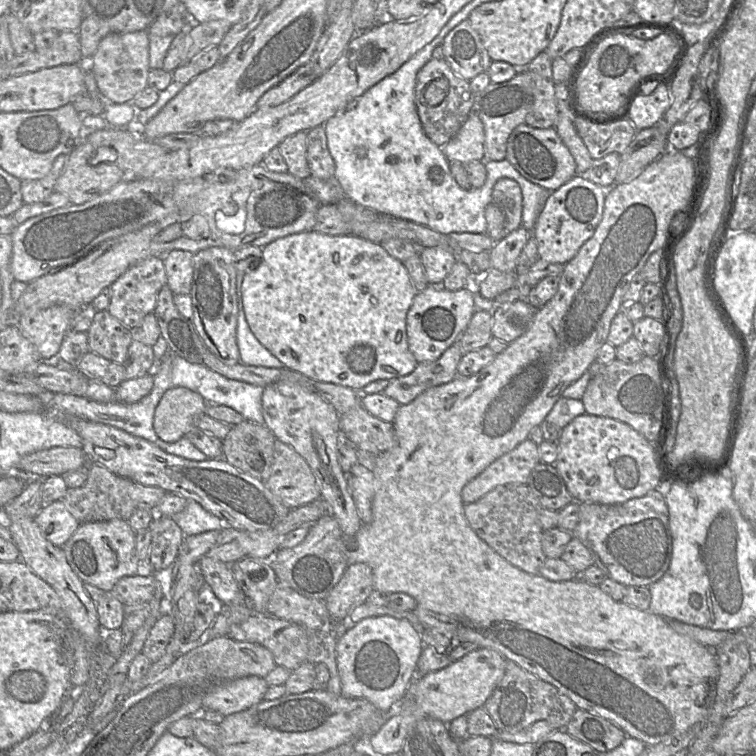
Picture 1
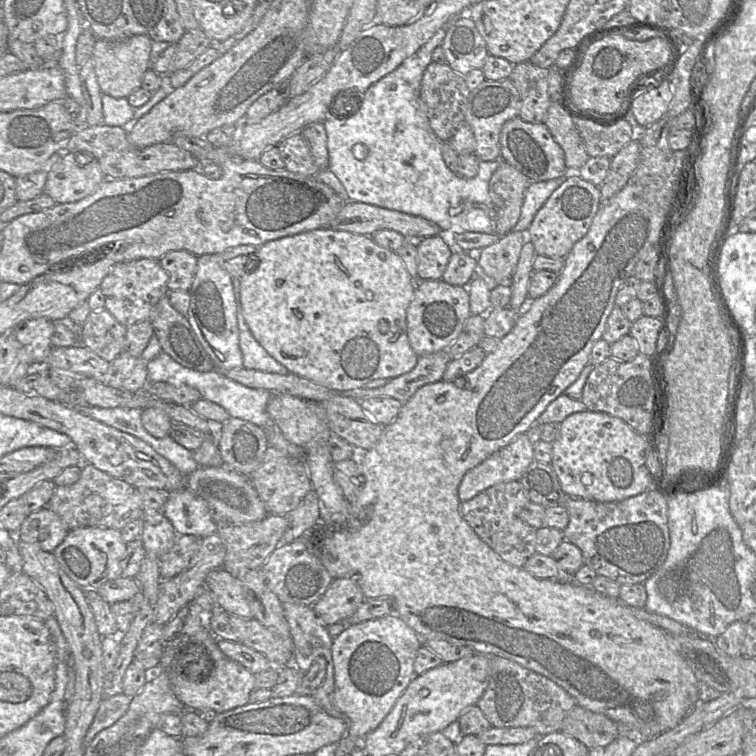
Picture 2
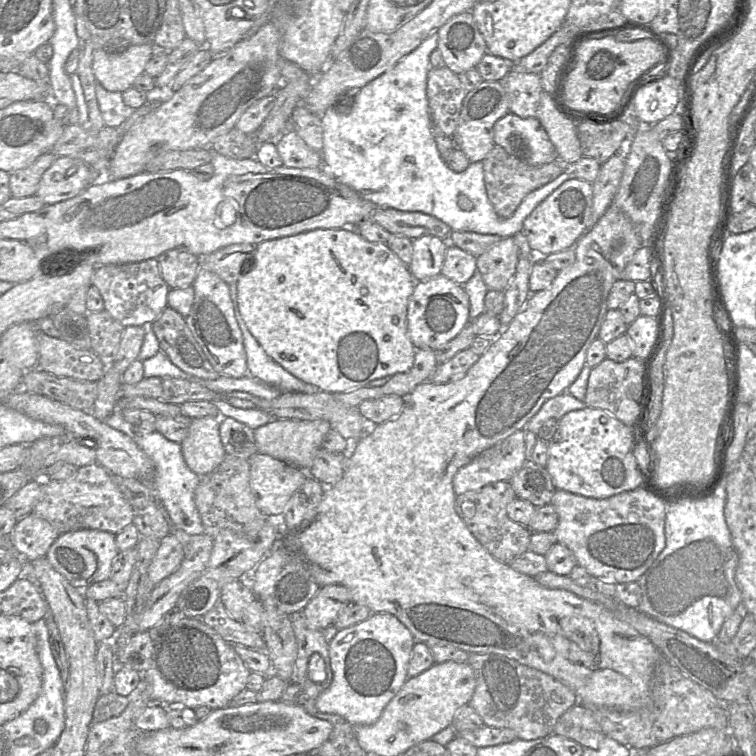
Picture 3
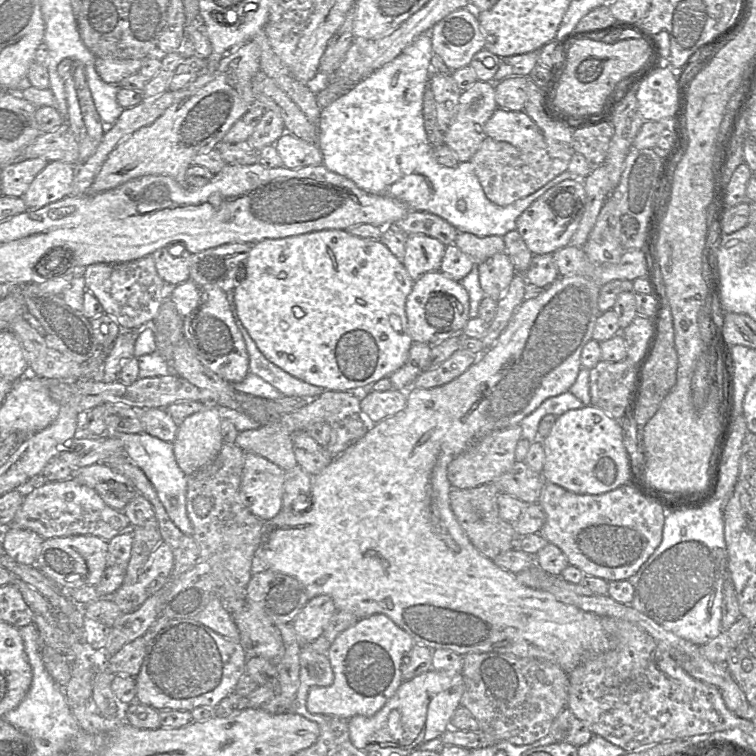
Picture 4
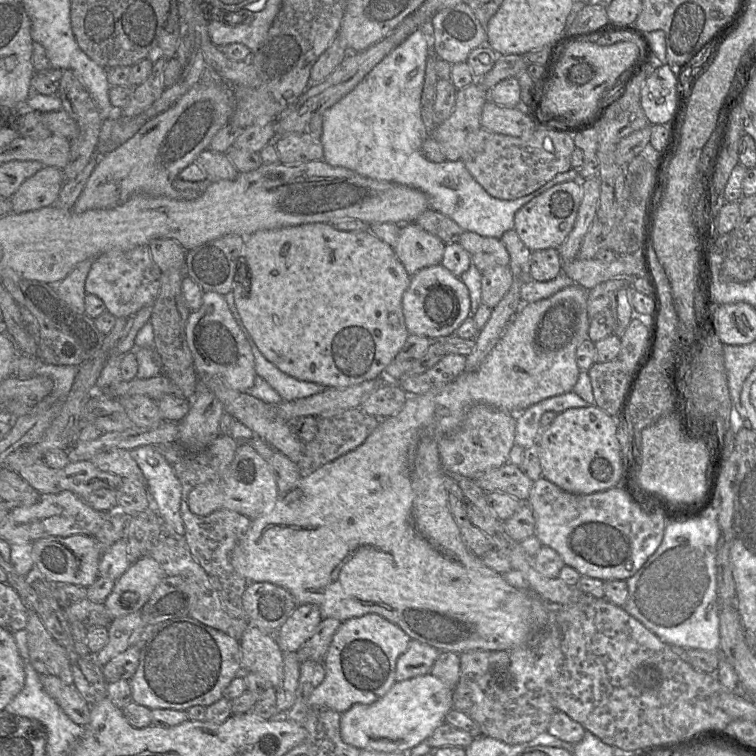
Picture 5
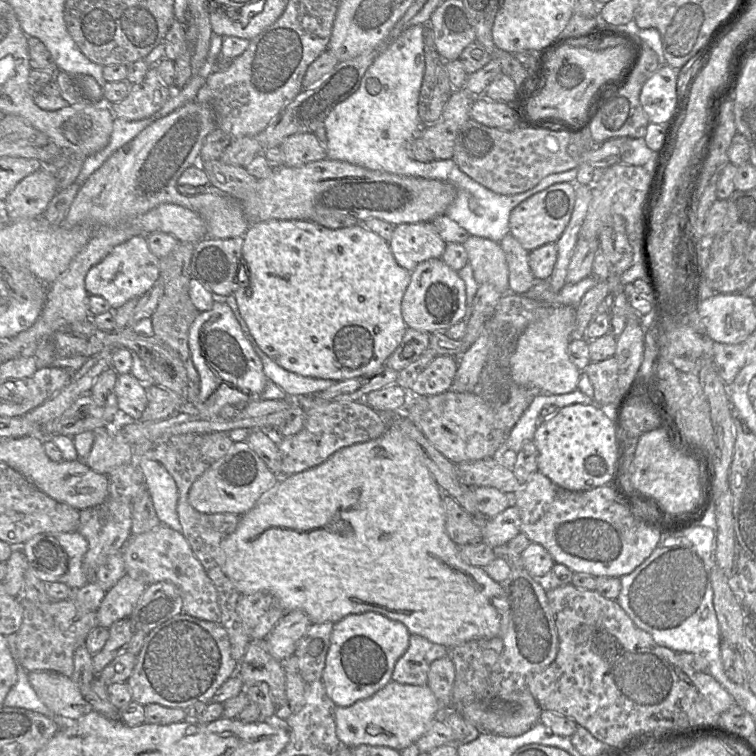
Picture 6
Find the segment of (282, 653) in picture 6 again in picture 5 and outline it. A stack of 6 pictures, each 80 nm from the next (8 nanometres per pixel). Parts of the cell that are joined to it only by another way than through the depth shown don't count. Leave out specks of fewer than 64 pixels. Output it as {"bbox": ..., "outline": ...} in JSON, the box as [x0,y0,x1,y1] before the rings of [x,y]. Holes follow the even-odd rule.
{"bbox":[274,604,323,652],"outline":[[[302,604],[274,633],[283,652],[296,652],[314,633],[323,616],[315,604]]]}

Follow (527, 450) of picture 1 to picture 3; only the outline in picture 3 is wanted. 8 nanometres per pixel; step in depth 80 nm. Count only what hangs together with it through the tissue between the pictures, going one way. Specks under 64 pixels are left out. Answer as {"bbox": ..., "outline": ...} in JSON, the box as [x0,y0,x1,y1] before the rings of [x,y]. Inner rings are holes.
{"bbox":[453,431,528,494],"outline":[[[516,431],[461,467],[453,477],[455,494],[477,490],[498,481],[509,481],[528,459],[525,432]]]}

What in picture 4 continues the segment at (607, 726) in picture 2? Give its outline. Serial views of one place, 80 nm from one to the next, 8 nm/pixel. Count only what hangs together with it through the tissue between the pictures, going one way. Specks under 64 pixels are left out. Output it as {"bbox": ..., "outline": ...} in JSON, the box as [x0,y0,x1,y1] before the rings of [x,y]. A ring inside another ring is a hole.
{"bbox":[549,708,594,747],"outline":[[[565,708],[553,721],[549,734],[558,742],[565,742],[576,747],[587,744],[594,735],[573,712]]]}

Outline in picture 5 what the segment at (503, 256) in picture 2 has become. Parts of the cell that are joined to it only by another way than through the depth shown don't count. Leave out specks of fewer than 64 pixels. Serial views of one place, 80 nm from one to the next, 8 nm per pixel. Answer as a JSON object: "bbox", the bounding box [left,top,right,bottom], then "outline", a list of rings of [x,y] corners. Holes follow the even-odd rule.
{"bbox":[481,266,514,310],"outline":[[[495,266],[481,274],[481,303],[492,310],[514,285],[509,266]]]}

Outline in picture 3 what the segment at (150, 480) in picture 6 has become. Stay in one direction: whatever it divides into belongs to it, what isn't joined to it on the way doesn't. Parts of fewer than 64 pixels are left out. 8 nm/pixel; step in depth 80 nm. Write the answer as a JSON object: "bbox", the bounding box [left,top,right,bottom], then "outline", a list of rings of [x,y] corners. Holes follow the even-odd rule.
{"bbox":[103,409,204,535],"outline":[[[119,409],[115,410],[103,422],[133,439],[137,446],[153,461],[154,472],[151,484],[169,516],[171,525],[189,535],[204,534],[201,517],[194,501],[195,489],[200,476],[191,471],[185,463],[180,444],[168,440],[158,432],[149,433],[139,430],[124,419]]]}

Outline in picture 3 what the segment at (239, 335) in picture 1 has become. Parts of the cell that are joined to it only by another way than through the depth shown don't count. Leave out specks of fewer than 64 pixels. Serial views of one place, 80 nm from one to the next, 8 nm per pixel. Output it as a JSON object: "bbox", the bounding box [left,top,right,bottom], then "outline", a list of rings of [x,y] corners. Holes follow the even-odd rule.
{"bbox":[229,282,316,394],"outline":[[[237,282],[229,285],[234,316],[243,336],[243,345],[247,357],[248,374],[262,382],[278,388],[282,392],[312,394],[316,391],[312,385],[293,376],[266,354],[258,341],[249,332],[242,319],[237,302]]]}

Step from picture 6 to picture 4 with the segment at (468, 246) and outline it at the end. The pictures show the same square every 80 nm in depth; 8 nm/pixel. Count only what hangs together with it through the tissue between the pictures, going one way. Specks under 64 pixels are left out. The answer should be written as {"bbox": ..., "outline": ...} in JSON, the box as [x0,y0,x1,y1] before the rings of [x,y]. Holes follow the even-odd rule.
{"bbox":[453,232,506,265],"outline":[[[461,232],[458,233],[453,244],[467,254],[476,265],[506,250],[503,237],[496,235],[478,237],[472,233]]]}

